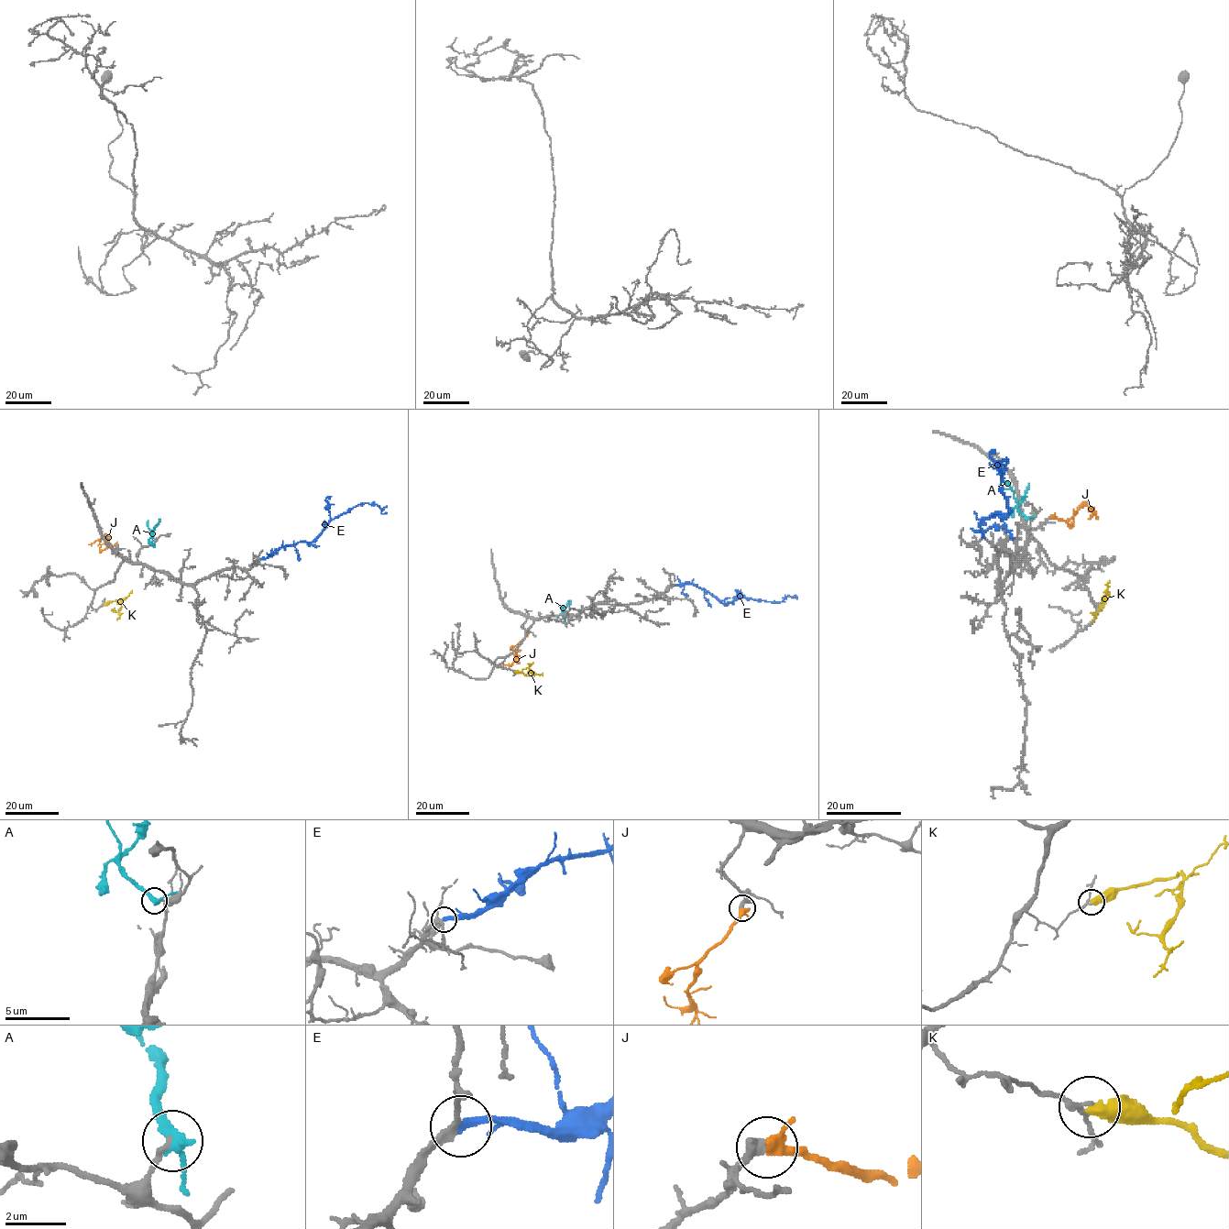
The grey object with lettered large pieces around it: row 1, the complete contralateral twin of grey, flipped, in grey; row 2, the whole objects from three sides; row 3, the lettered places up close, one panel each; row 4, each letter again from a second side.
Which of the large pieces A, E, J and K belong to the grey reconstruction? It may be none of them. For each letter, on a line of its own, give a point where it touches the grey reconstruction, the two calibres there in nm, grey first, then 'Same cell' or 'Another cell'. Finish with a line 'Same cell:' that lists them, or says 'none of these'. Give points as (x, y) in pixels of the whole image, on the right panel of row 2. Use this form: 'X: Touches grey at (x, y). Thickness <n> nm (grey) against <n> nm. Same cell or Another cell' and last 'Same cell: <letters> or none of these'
A: Touches grey at (1026, 519). Thickness 160 nm (grey) against 340 nm. Another cell
E: Touches grey at (982, 537). Thickness 200 nm (grey) against 300 nm. Same cell
J: Touches grey at (1051, 517). Thickness 460 nm (grey) against 360 nm. Same cell
K: Touches grey at (1102, 600). Thickness 150 nm (grey) against 480 nm. Another cell
Same cell: E, J

